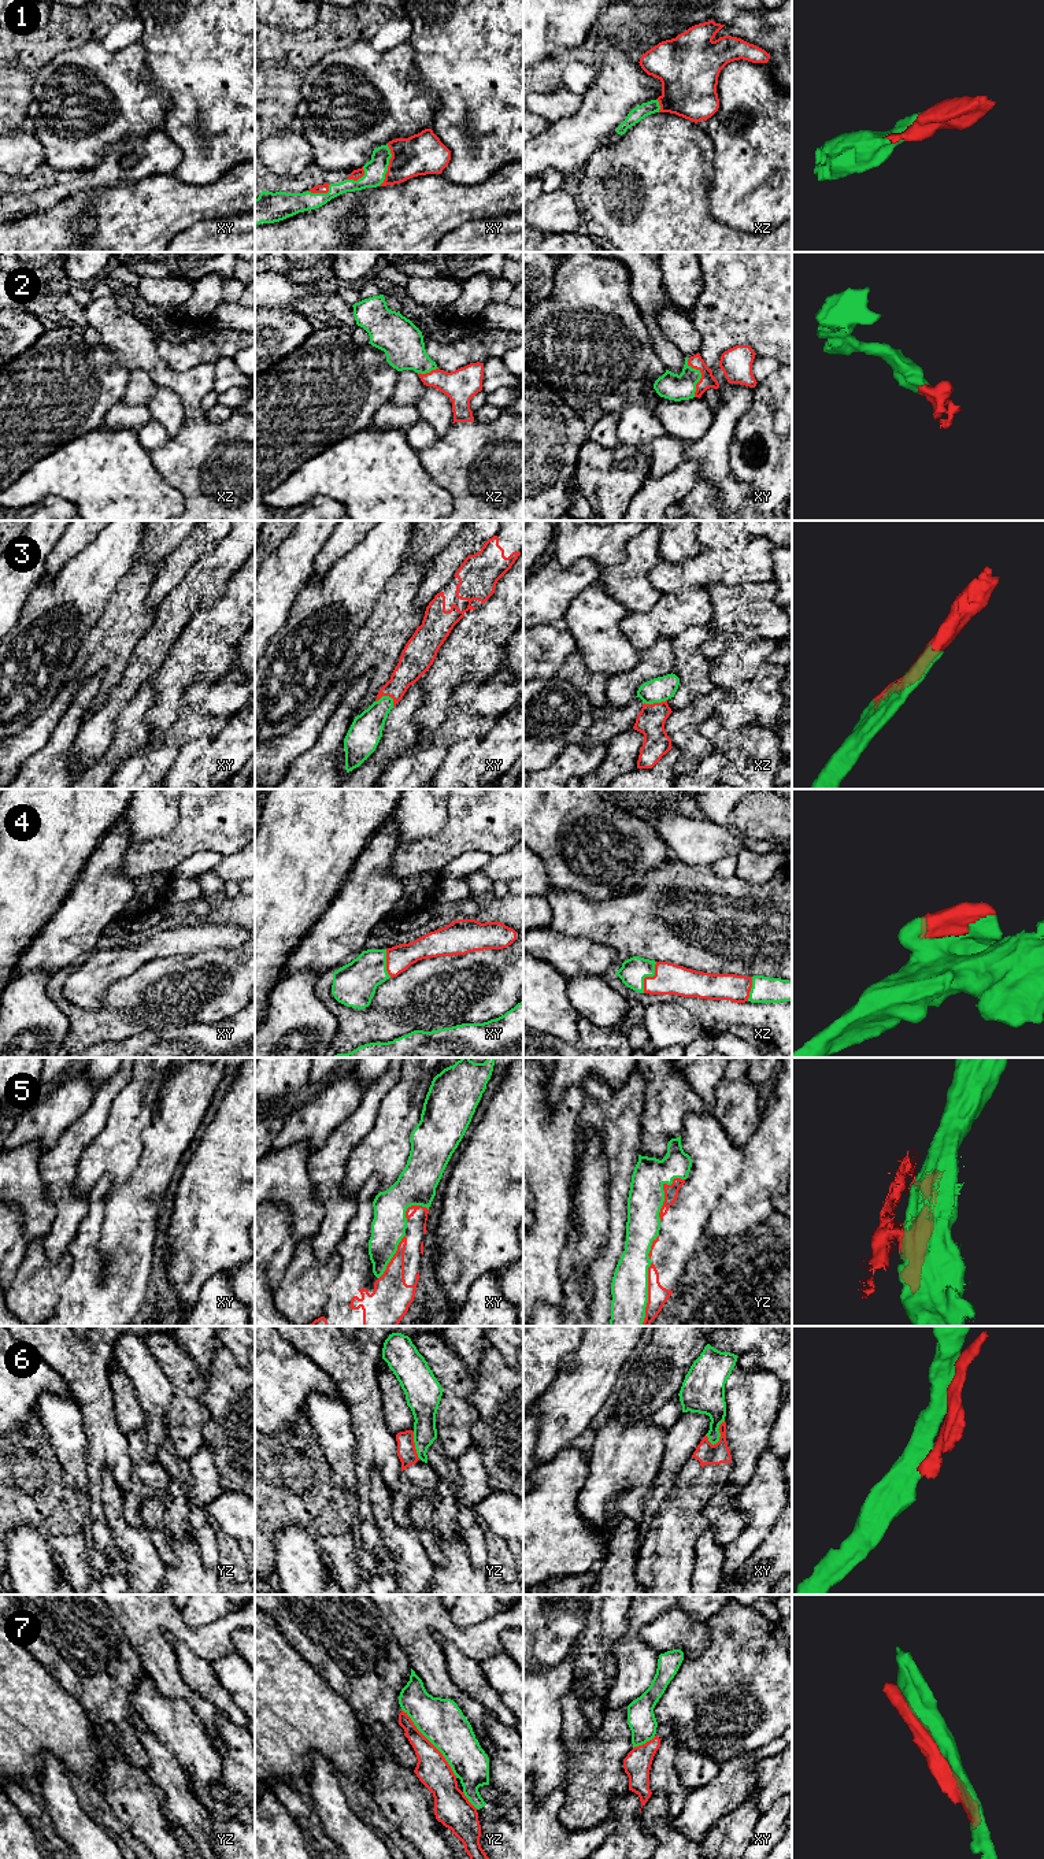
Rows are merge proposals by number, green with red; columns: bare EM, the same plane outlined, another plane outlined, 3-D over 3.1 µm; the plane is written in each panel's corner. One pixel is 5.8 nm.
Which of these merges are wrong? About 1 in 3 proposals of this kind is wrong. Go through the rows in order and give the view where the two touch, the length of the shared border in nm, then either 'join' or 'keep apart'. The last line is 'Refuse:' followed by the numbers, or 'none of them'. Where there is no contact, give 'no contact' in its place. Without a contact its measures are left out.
1: xy | 260 nm | join
2: xy | 240 nm | join
3: xy | 120 nm | join
4: xz | 200 nm | join
5: yz | 380 nm | keep apart
6: xy | 170 nm | keep apart
7: yz | 500 nm | keep apart
Refuse: 5, 6, 7

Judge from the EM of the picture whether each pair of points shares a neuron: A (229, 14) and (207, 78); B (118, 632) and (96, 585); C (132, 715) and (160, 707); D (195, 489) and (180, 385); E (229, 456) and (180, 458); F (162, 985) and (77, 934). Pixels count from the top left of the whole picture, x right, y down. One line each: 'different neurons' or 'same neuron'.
A: same neuron
B: different neurons
C: different neurons
D: same neuron
E: same neuron
F: different neurons

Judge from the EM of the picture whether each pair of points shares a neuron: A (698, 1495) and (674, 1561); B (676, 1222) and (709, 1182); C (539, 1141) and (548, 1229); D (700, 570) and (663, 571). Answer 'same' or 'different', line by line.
A: same
B: same
C: same
D: same

